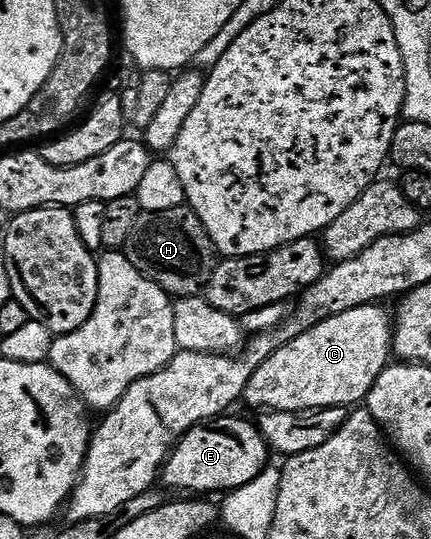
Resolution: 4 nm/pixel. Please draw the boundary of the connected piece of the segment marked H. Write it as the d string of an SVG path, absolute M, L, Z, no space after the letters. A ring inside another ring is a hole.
M188 205L164 213L139 214L124 253L144 277L148 277L171 297L194 297L205 288L216 266L214 242L204 229L200 217Z

